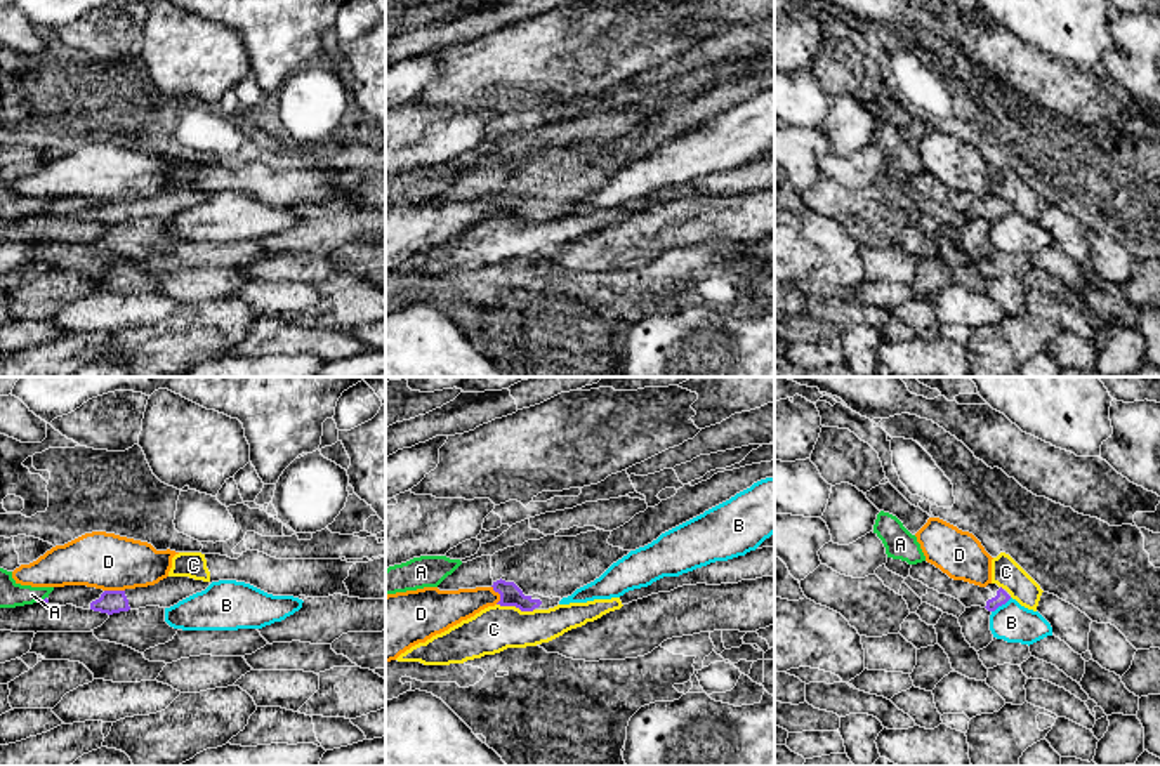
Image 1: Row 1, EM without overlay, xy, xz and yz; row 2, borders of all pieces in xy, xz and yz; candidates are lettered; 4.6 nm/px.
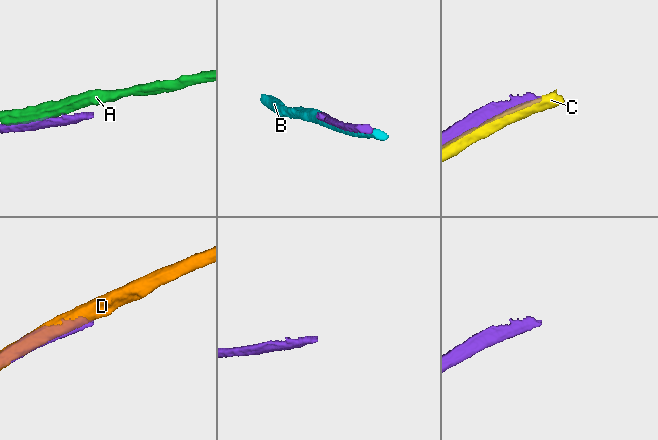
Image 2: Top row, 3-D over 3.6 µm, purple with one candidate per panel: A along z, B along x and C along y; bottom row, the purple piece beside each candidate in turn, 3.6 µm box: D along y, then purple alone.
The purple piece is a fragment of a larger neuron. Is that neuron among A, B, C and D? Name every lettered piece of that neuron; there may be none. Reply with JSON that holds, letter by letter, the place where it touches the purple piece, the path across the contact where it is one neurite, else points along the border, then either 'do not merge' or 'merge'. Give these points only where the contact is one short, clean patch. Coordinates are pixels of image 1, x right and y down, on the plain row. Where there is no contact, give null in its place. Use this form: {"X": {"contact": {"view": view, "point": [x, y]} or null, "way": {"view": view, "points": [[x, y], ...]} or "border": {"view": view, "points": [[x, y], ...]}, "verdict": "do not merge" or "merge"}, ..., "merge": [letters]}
{"A": {"contact": null, "verdict": "do not merge"}, "B": {"contact": {"view": "yz", "point": [1001, 216]}, "verdict": "do not merge"}, "C": {"contact": {"view": "xz", "point": [516, 217]}, "verdict": "do not merge"}, "D": {"contact": {"view": "xy", "point": [115, 202]}, "verdict": "do not merge"}, "merge": []}

